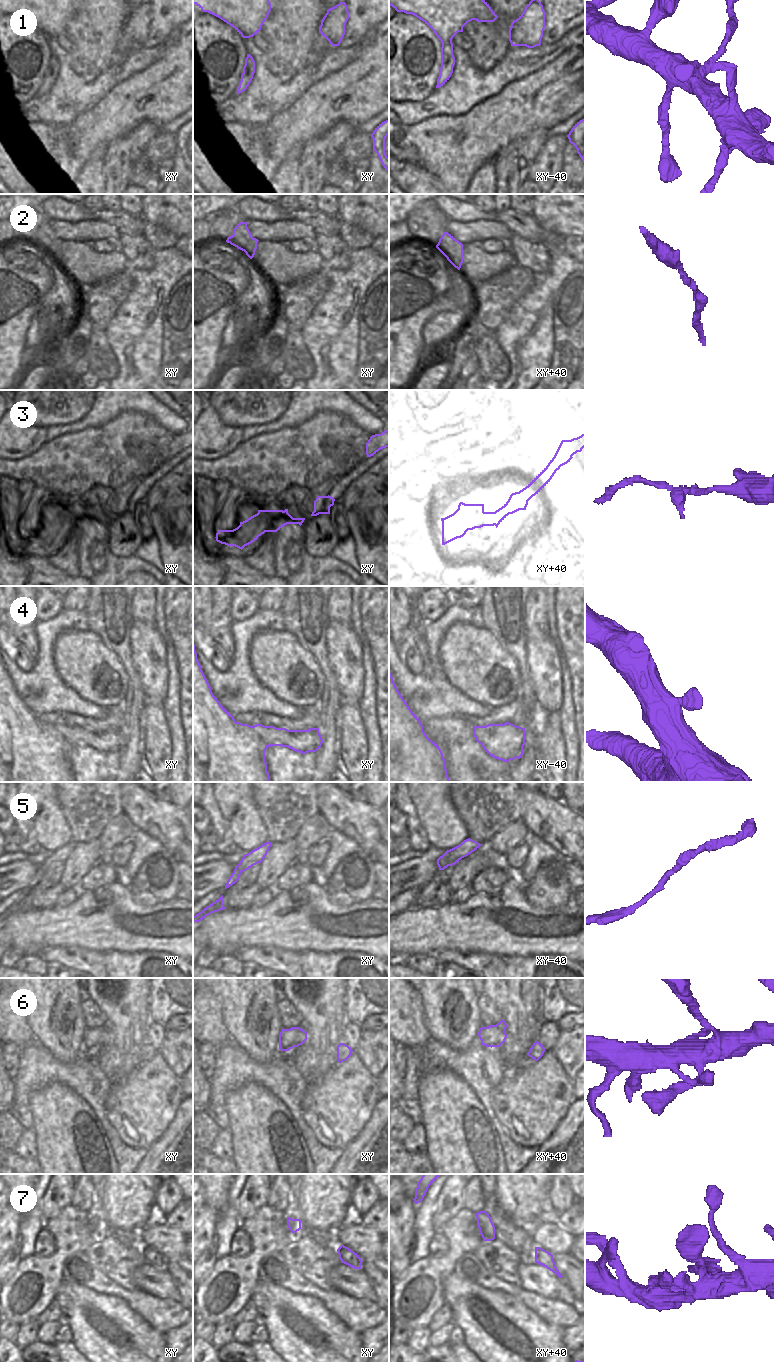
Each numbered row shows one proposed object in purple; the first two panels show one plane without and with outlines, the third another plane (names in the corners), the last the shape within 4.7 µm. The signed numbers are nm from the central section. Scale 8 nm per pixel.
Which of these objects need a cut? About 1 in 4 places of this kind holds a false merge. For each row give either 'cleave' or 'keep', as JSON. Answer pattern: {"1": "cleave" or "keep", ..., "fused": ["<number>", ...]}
{"1": "keep", "2": "keep", "3": "keep", "4": "keep", "5": "keep", "6": "keep", "7": "keep", "fused": []}

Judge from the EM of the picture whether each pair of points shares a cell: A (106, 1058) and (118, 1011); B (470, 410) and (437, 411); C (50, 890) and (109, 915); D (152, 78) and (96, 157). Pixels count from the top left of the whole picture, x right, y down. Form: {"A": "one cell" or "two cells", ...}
{"A": "one cell", "B": "one cell", "C": "two cells", "D": "two cells"}

